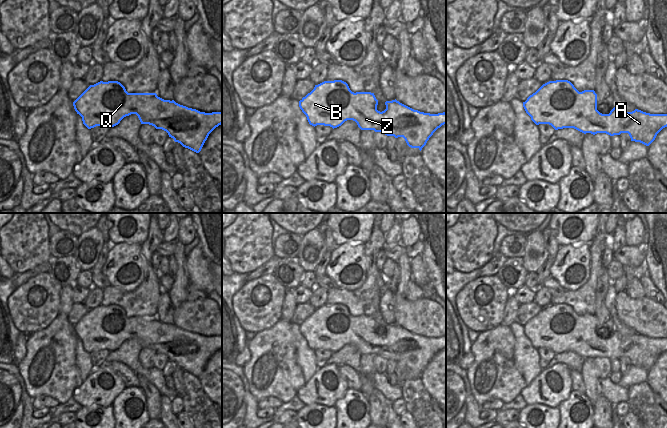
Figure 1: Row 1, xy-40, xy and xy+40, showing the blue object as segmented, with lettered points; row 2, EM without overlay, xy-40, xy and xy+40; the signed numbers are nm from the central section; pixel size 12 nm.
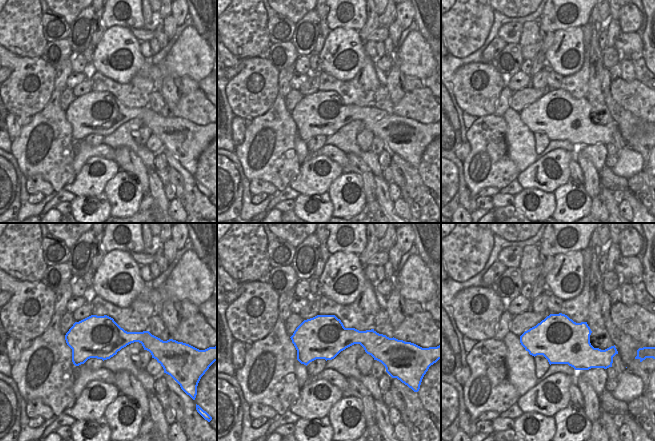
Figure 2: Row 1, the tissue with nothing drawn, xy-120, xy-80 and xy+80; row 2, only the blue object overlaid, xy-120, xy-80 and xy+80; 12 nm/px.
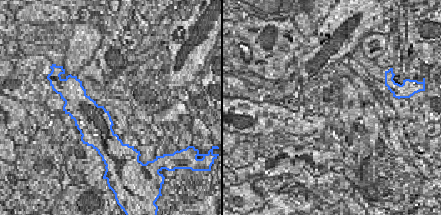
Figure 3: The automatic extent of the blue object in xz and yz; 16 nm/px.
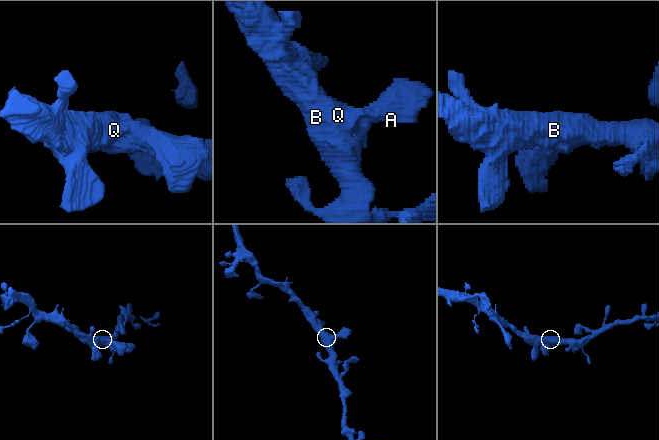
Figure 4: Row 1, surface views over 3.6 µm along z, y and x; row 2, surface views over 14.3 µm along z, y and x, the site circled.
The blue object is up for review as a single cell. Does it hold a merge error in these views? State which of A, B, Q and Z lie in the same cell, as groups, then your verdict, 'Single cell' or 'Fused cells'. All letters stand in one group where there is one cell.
Groups: A B Q Z. Single cell

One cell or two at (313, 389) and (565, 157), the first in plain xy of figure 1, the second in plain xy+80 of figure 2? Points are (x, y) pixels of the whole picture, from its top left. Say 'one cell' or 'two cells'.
one cell

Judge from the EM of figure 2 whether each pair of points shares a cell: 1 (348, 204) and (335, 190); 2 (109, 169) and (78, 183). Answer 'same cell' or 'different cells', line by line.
1: same cell
2: same cell

